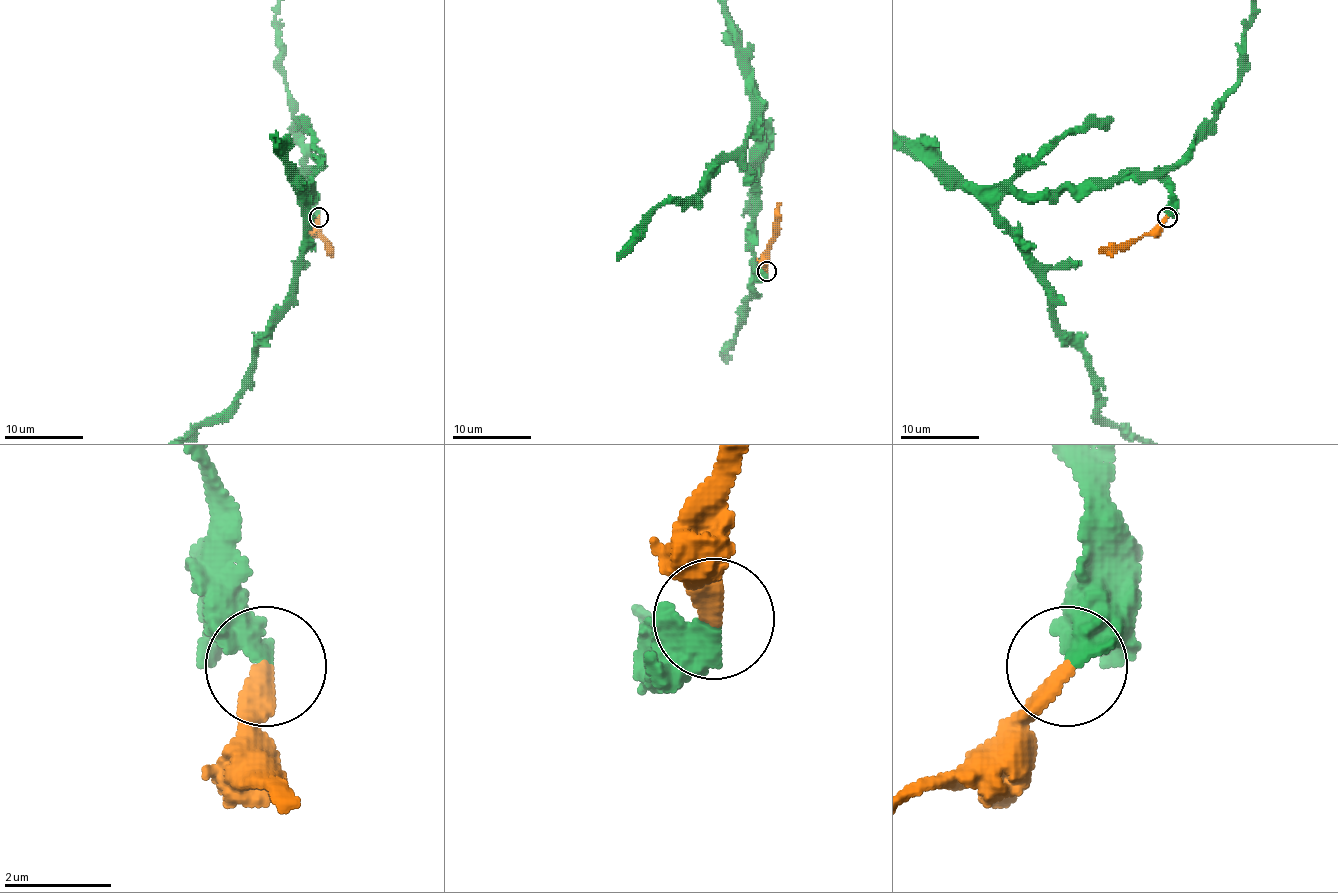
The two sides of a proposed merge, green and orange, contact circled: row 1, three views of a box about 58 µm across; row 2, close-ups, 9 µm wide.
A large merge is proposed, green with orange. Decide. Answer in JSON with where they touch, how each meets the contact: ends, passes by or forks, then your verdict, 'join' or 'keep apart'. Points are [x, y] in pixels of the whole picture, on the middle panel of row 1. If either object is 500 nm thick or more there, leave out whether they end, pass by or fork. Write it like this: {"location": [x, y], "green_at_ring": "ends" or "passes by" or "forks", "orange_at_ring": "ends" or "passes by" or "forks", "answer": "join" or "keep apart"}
{"location": [766, 271], "green_at_ring": "ends", "orange_at_ring": "ends", "answer": "join"}

